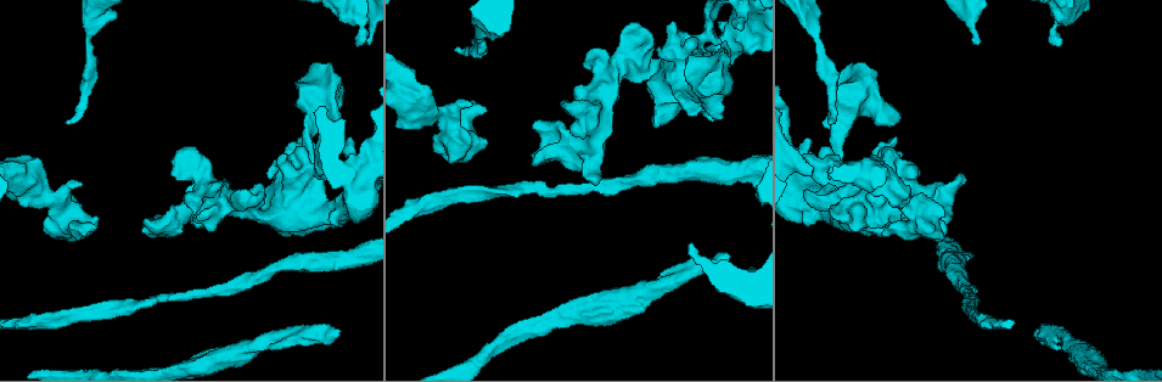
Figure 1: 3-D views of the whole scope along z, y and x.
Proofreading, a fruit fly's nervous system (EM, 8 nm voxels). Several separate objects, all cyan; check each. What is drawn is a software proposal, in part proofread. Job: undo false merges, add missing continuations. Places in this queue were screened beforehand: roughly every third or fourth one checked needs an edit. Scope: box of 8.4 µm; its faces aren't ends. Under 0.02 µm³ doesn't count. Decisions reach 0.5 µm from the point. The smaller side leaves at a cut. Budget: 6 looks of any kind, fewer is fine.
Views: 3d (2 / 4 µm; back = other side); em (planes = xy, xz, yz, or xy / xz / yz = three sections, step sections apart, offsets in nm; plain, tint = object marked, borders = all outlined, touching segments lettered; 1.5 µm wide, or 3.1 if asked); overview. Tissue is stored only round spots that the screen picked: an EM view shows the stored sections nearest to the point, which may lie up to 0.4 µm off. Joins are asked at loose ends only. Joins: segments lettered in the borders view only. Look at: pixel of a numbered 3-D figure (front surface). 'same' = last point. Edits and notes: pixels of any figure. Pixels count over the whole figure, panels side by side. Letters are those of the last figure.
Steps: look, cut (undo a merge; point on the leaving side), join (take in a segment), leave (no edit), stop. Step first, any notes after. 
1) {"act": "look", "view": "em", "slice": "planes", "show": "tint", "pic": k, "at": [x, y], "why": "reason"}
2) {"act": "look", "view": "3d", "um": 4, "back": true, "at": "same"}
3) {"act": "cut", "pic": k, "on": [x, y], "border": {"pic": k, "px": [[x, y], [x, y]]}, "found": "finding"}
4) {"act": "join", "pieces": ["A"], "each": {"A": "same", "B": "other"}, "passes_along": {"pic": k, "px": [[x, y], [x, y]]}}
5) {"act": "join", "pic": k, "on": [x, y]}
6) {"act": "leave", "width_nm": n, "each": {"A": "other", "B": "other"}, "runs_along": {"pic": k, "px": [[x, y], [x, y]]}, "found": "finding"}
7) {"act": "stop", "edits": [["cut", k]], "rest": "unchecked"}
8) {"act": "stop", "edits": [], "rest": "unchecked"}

{"act": "look", "view": "3d", "um": 4, "pic": 1, "at": [456, 49], "why": "long arm stops here"}

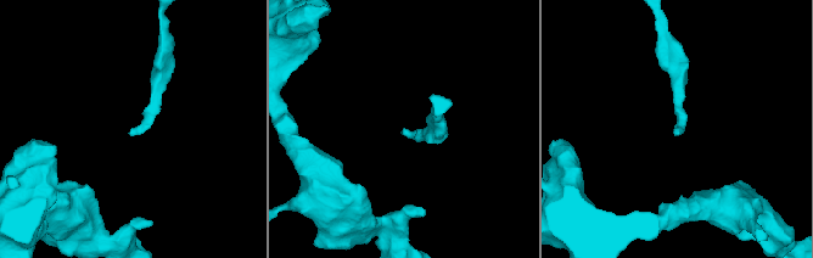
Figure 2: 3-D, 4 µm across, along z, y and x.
{"act": "look", "view": "em", "slice": "yz", "step": 8, "show": "borders", "pic": 2, "at": [130, 133]}

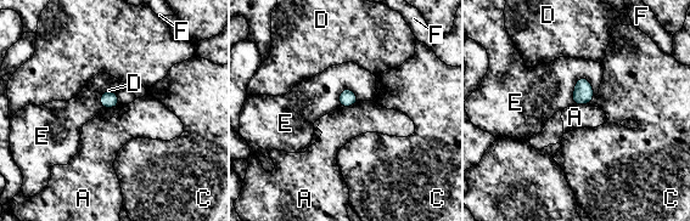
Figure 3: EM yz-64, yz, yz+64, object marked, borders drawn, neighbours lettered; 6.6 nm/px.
{"act": "look", "view": "em", "slice": "planes", "show": "borders", "at": "same", "why": "cut it another way"}

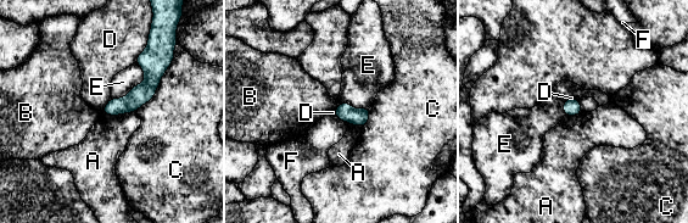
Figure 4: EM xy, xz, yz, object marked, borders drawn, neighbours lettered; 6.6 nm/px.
{"act": "leave", "longest_contact_nm": ["C", 440], "each": {"A": "other", "B": "other", "C": "other", "D": "other", "E": "other", "F": "other"}, "found": "none of them fits"}

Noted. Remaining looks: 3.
{"act": "look", "view": "3d", "um": 2, "pic": 1, "at": [98, 220], "why": "branch stops here"}

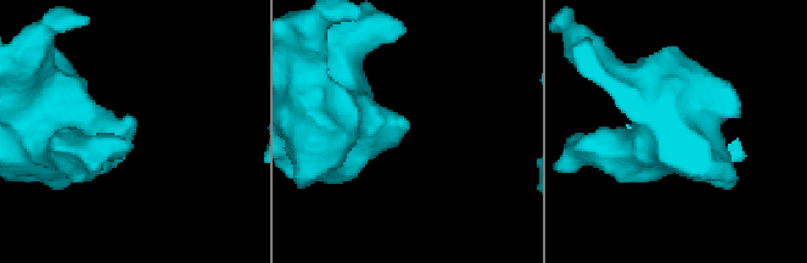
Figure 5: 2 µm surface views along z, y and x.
{"act": "look", "view": "em", "slice": "planes", "show": "borders", "pic": 5, "at": [131, 126], "why": "now the EM"}

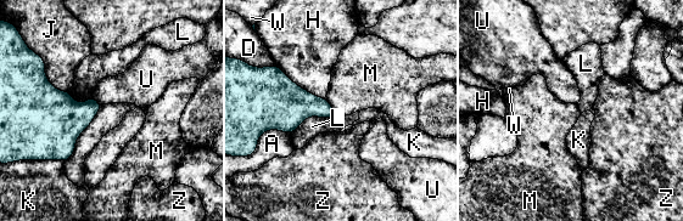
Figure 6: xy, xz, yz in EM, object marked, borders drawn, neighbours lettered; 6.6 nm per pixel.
{"act": "leave", "longest_contact_nm": ["M", 440], "each": {"A": "other", "D": "other", "H": "other", "J": "other", "K": "other", "L": "other", "M": "other", "U": "other", "W": "other", "Z": "other"}, "border": {"pic": 6, "px": [[101, 106], [65, 162]]}, "found": "no lettered segment goes on from it"}

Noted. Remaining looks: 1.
{"act": "stop", "edits": [], "rest": "unchecked"}

